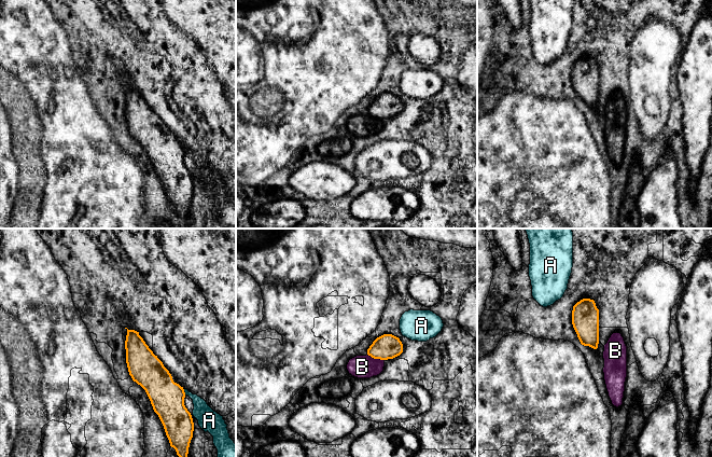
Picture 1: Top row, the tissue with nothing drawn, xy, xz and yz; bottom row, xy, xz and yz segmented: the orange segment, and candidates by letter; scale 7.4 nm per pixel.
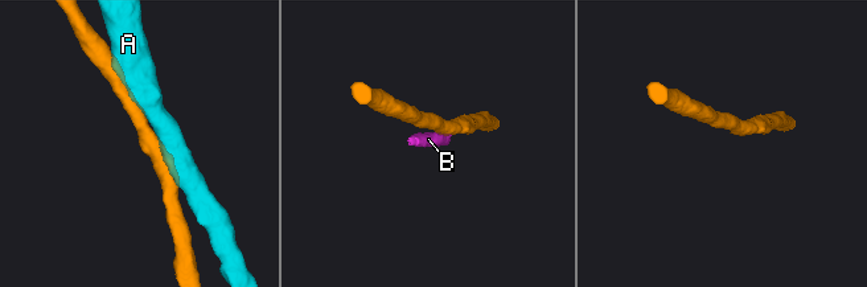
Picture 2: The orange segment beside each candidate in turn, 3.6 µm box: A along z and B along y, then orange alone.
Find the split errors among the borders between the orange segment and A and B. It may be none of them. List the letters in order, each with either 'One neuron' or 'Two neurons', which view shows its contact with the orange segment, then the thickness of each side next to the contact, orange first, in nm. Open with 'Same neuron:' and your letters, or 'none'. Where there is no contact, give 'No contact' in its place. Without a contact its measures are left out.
Same neuron: none
A: Two neurons. Touches orange in xy. Thickness 260 nm (orange) against 150 nm
B: Two neurons. Touches orange in xz. Thickness 190 nm (orange) against 180 nm

